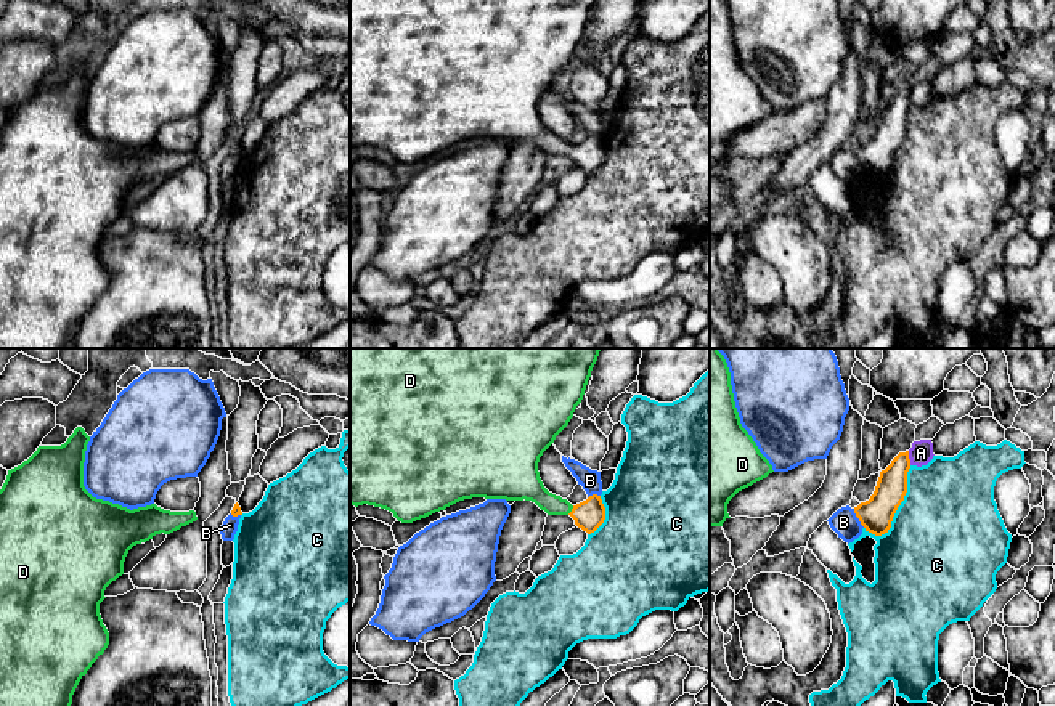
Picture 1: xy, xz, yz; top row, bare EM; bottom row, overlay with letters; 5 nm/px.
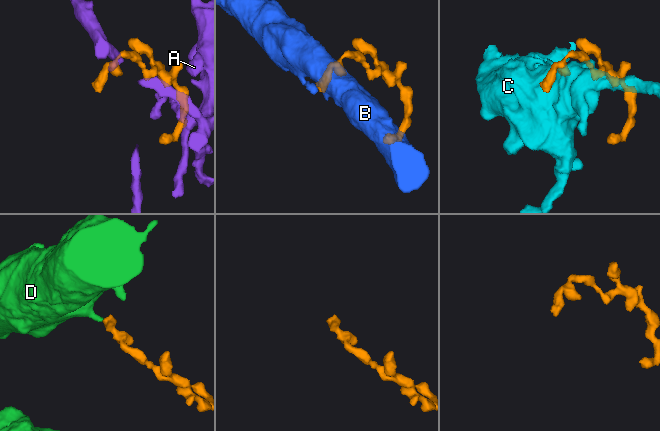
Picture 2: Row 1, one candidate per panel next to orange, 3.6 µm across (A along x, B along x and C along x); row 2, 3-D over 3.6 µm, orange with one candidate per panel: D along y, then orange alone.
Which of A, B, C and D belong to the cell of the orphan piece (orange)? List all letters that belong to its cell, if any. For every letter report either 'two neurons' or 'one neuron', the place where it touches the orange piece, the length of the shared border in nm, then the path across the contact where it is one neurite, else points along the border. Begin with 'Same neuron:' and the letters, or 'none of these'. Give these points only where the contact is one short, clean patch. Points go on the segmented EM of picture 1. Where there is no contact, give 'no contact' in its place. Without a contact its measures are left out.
Same neuron: D
A: two neurons | yz (908, 458) | 70 nm | along yz (908, 451), (911, 464)
B: two neurons | yz (858, 517) | 110 nm | along yz (853, 509), (864, 527)
C: two neurons | yz (896, 509) | 400 nm
D: one neuron | xz (572, 511) | 60 nm | across xz (590, 514), (572, 511), (548, 503), (529, 486)

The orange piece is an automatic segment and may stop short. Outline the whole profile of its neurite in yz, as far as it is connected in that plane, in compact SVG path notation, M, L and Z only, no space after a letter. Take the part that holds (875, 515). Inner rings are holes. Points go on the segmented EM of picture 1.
M909 451L899 452L891 464L880 472L870 499L854 507L854 513L866 531L875 536L888 533L893 517L907 493L909 469Z

